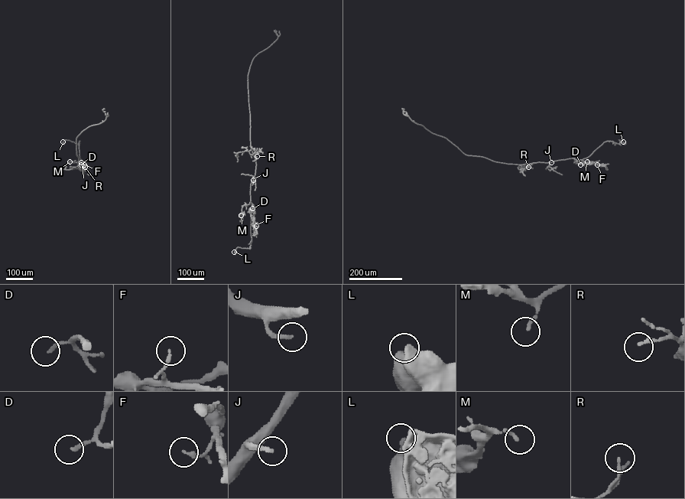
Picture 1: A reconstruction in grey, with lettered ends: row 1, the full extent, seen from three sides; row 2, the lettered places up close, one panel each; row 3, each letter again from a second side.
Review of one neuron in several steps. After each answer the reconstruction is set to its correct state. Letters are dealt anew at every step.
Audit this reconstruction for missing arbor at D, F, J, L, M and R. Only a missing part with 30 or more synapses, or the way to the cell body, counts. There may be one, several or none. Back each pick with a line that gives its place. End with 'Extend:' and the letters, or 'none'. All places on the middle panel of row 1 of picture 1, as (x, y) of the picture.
J: Place: (253, 180)
Extend: J

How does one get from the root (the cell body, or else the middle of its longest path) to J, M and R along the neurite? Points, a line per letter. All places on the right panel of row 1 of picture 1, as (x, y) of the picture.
J: (624, 143), (619, 140), (620, 144), (607, 141), (582, 159), (570, 158), (551, 162)
M: (624, 143), (619, 140), (620, 144), (605, 141), (587, 158), (574, 158), (576, 162), (587, 161)
R: (624, 143), (619, 140), (620, 144), (607, 141), (582, 159), (570, 158), (533, 163), (528, 164), (528, 167)

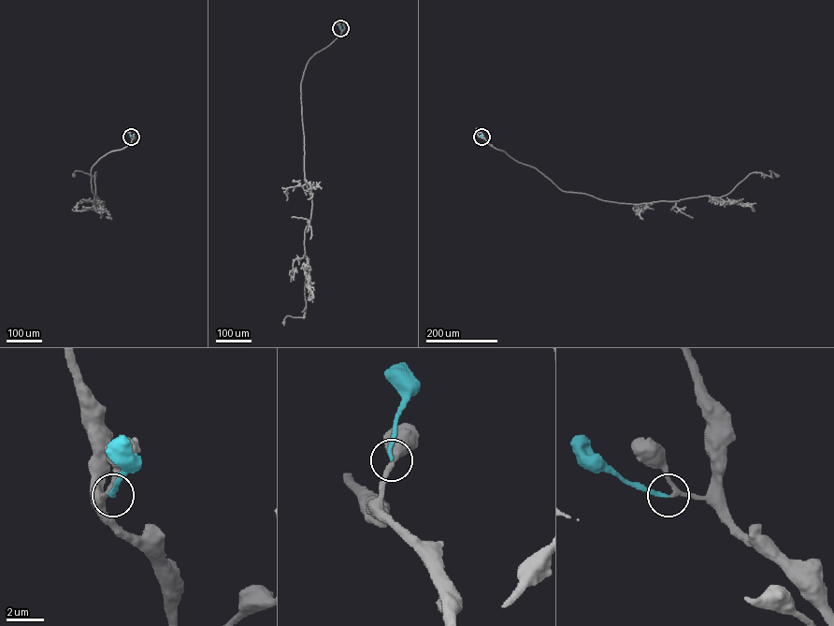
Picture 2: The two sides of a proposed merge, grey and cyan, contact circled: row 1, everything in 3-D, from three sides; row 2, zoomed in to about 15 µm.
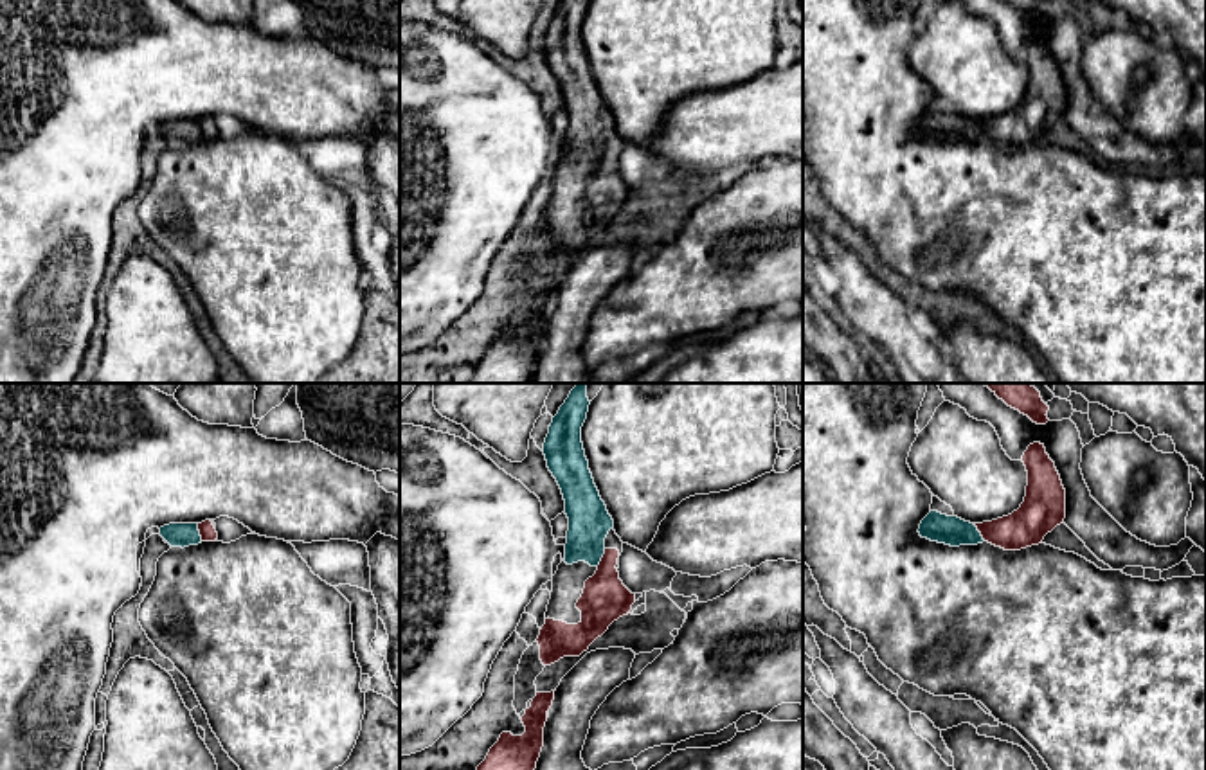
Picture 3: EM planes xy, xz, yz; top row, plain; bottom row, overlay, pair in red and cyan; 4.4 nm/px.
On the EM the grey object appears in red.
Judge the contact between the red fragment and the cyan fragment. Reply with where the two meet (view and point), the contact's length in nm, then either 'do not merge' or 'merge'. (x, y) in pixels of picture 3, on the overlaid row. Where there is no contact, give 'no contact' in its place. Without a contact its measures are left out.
xy (200, 533) | 80 nm | merge

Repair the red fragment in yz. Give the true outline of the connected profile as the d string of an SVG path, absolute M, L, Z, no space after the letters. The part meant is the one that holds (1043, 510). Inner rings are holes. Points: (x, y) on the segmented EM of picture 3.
M1033 443L1022 455L1028 471L1024 502L1008 516L970 524L958 516L931 511L920 524L920 536L950 547L988 542L1004 551L1042 543L1066 518L1066 489L1044 444Z

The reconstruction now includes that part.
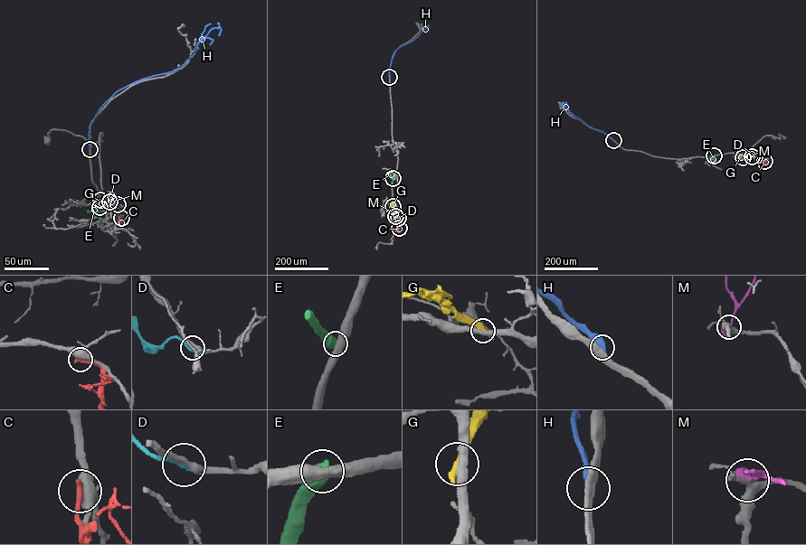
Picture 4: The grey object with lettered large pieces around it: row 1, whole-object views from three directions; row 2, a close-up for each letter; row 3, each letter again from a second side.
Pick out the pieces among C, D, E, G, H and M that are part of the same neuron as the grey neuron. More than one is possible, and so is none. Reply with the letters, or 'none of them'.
none of them

